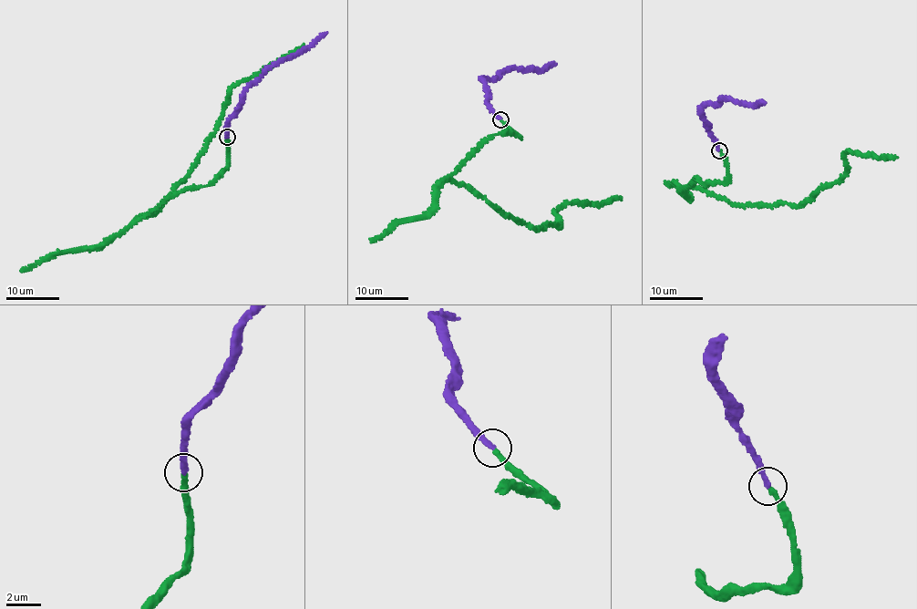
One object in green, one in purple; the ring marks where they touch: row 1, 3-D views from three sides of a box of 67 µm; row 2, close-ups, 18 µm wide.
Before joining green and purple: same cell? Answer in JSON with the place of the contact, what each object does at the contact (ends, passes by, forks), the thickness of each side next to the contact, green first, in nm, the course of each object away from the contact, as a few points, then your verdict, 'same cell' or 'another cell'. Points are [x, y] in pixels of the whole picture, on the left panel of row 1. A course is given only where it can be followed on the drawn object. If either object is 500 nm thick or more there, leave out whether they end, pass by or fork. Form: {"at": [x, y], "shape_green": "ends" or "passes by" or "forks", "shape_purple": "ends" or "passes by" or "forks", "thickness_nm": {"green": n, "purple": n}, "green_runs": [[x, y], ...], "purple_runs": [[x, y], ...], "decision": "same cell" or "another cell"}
{"at": [227, 137], "shape_green": "ends", "shape_purple": "ends", "thickness_nm": {"green": 320, "purple": 320}, "green_runs": [[227, 138], [229, 161], [215, 180], [170, 195], [134, 221], [154, 213], [185, 180], [231, 87], [303, 44]], "purple_runs": [[227, 138], [227, 118], [236, 112], [246, 90], [271, 67], [303, 51], [326, 33]], "decision": "same cell"}

